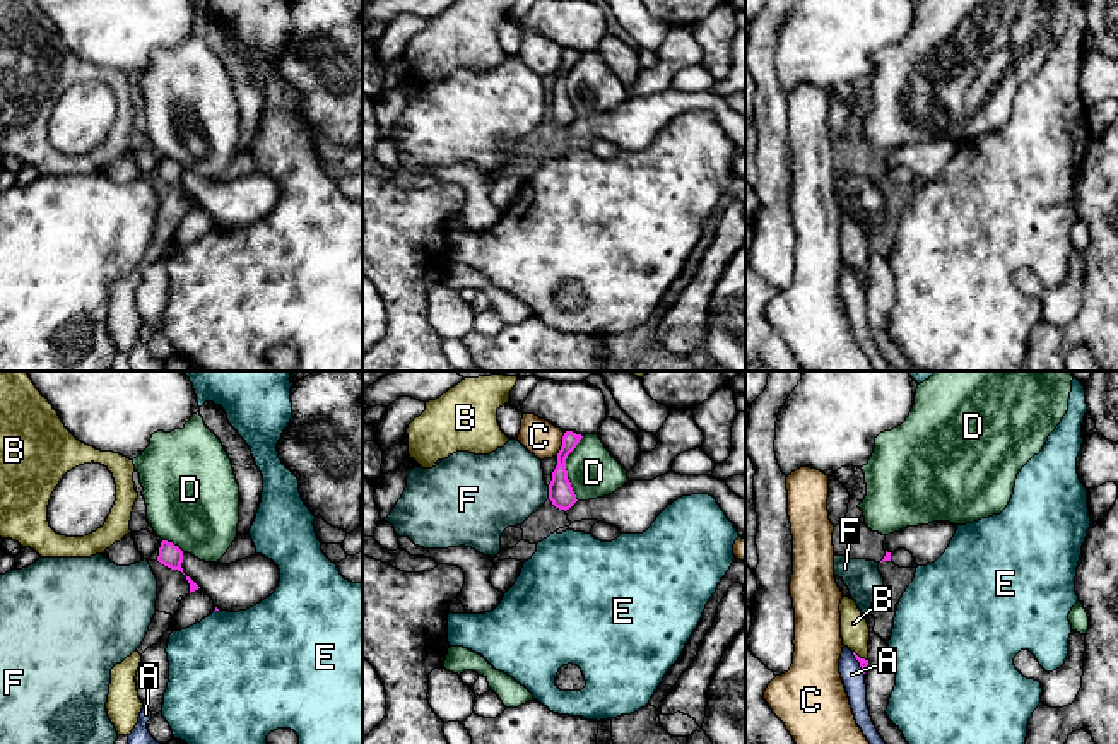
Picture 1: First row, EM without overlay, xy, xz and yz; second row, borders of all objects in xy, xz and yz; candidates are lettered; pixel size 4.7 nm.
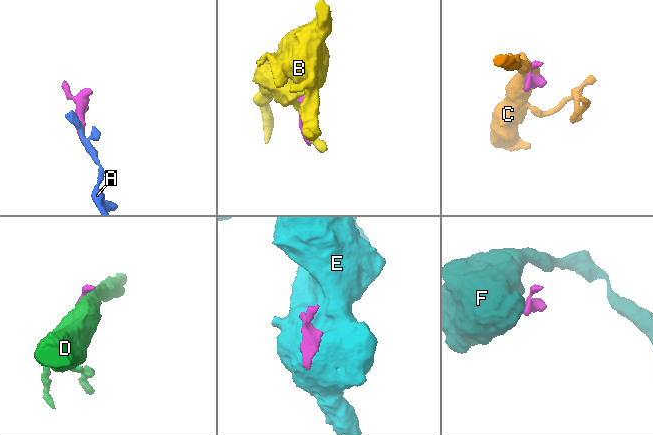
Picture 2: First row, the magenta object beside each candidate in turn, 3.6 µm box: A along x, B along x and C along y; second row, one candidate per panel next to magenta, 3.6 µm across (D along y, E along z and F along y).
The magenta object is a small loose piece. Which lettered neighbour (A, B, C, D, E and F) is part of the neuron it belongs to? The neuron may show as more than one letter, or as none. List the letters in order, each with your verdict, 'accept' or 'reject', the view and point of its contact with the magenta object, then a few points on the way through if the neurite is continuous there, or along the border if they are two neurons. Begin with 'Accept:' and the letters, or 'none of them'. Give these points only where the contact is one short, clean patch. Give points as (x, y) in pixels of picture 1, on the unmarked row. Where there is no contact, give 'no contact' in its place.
Accept: none of them
A: reject; meets magenta in yz at (860, 281); border along yz (852, 269), (864, 291)
B: reject; meets magenta in yz at (859, 274); border along yz (853, 267), (867, 277)
C: reject; meets magenta in xz at (563, 62)
D: reject; meets magenta in xz at (564, 86)
E: reject; meets magenta in xy at (216, 226)
F: reject; meets magenta in xz at (549, 110); border along xz (547, 103), (549, 115)

